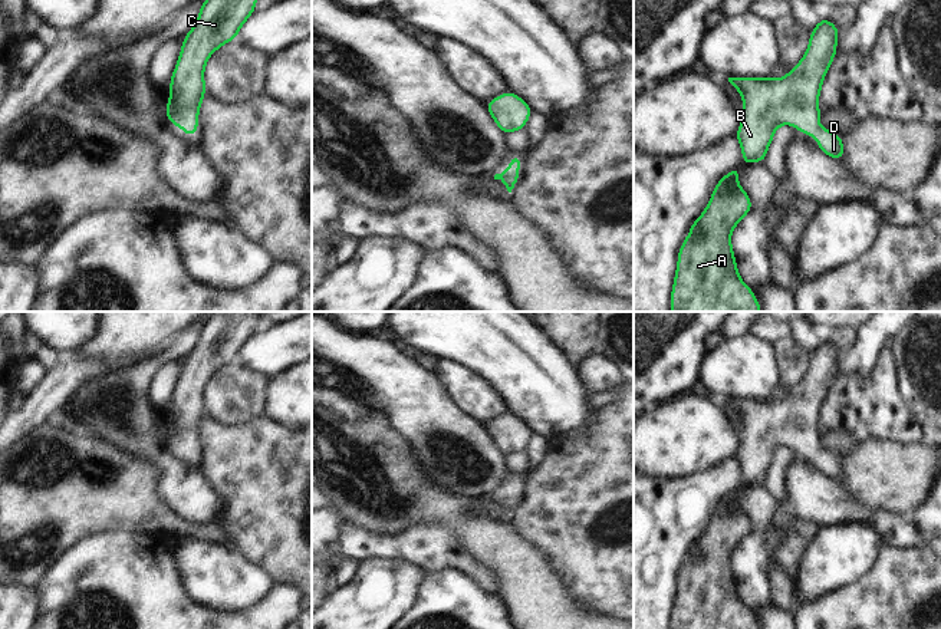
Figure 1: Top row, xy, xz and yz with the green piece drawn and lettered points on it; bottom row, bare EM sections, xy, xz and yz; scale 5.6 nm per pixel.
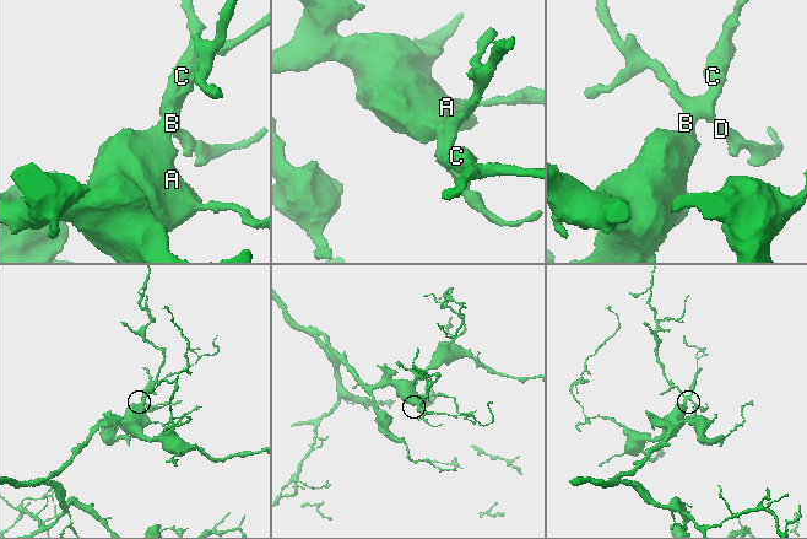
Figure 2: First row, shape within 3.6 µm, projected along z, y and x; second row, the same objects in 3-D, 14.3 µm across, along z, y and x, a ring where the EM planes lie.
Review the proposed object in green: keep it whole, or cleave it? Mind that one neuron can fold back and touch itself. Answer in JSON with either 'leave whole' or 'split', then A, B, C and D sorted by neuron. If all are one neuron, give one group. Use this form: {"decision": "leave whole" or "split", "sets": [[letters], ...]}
{"decision": "leave whole", "sets": [["A", "B", "C", "D"]]}

